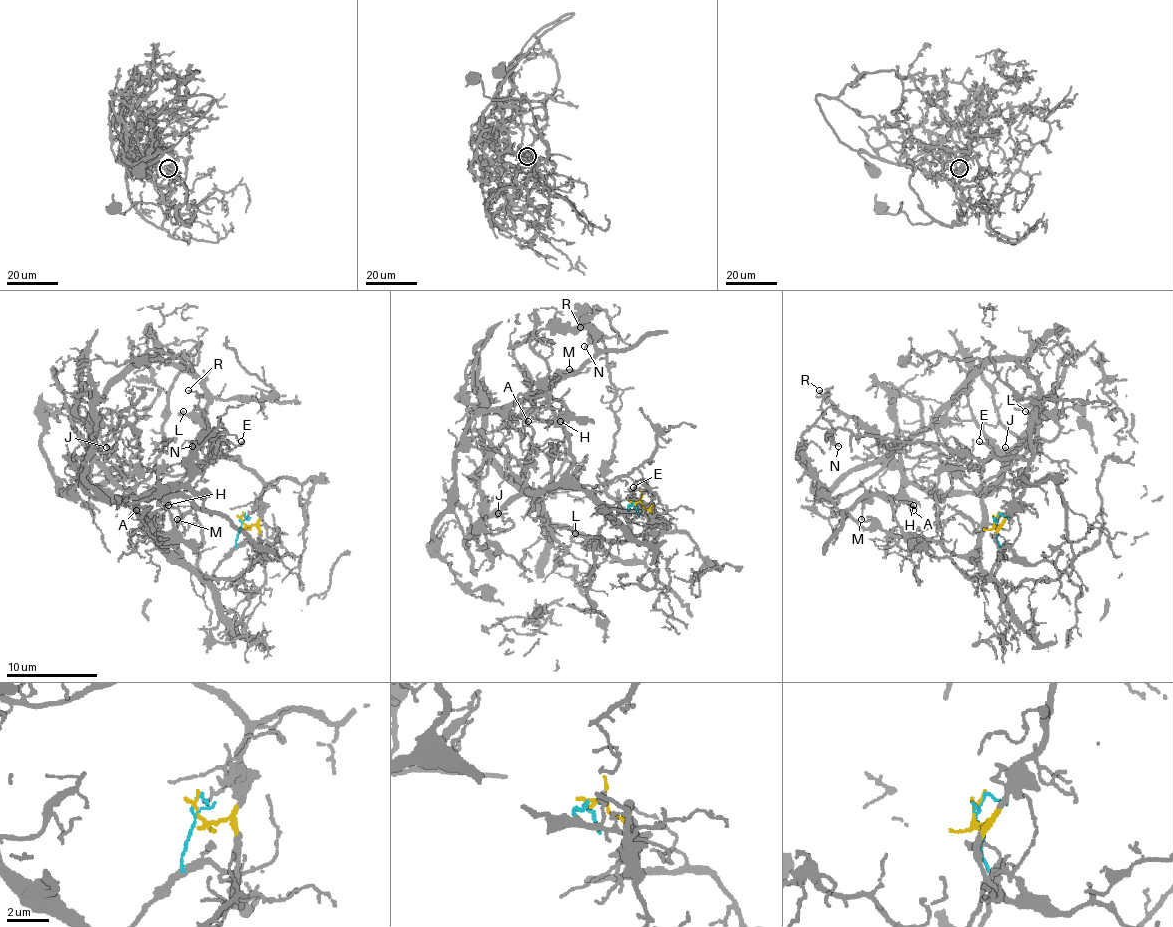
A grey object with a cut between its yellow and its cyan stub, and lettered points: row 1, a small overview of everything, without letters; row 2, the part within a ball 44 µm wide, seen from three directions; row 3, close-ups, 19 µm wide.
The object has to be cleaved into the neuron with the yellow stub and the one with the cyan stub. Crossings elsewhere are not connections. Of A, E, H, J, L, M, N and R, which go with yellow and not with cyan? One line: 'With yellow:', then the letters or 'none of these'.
With yellow: E, L, N, R

